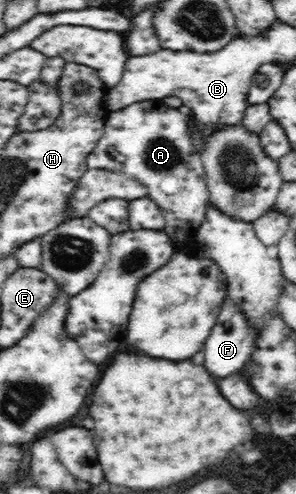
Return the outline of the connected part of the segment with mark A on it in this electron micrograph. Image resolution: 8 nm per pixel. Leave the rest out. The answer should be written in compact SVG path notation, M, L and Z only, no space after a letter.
M162 100L135 102L124 110L110 113L104 122L104 134L87 158L87 168L124 172L145 186L147 198L154 201L164 215L164 231L173 240L176 253L184 252L187 243L177 242L175 230L186 232L192 239L204 220L210 198L205 168L192 143L192 131L190 116L168 108Z

